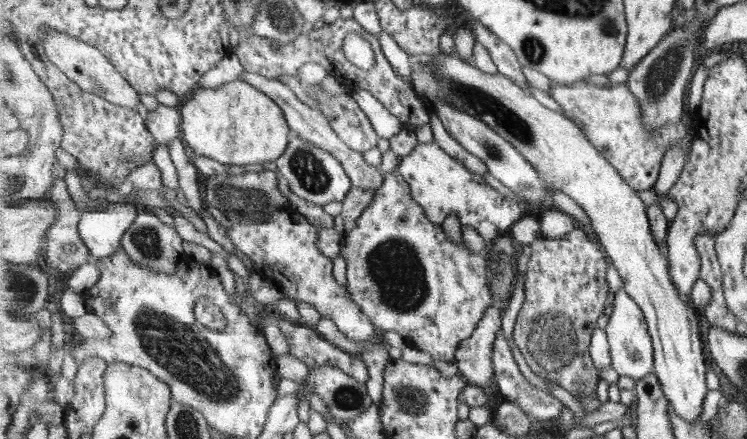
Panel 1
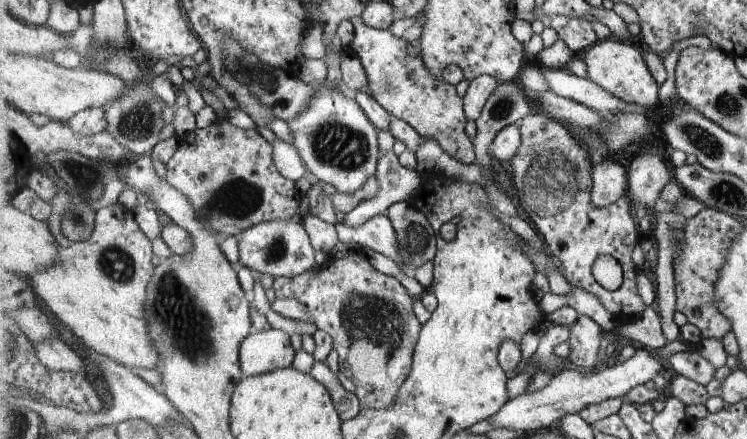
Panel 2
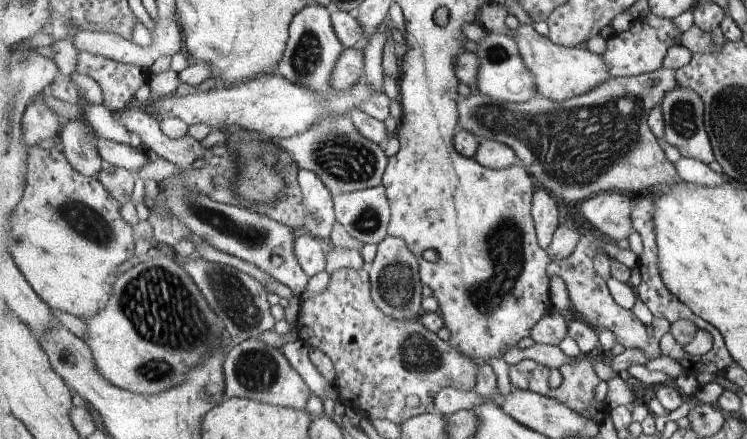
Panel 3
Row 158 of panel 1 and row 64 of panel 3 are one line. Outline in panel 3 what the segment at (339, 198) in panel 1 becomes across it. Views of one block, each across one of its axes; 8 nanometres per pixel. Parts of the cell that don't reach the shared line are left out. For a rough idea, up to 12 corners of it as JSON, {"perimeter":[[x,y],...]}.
{"perimeter":[[313,2],[295,16],[277,68],[318,93],[346,49],[331,11]]}

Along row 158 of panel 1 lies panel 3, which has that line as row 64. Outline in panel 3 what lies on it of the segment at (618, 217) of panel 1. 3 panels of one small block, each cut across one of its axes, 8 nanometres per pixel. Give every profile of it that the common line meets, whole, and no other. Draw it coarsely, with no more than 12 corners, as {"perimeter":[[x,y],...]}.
{"perimeter":[[513,36],[538,92],[561,102],[613,78],[604,56],[551,42]]}

